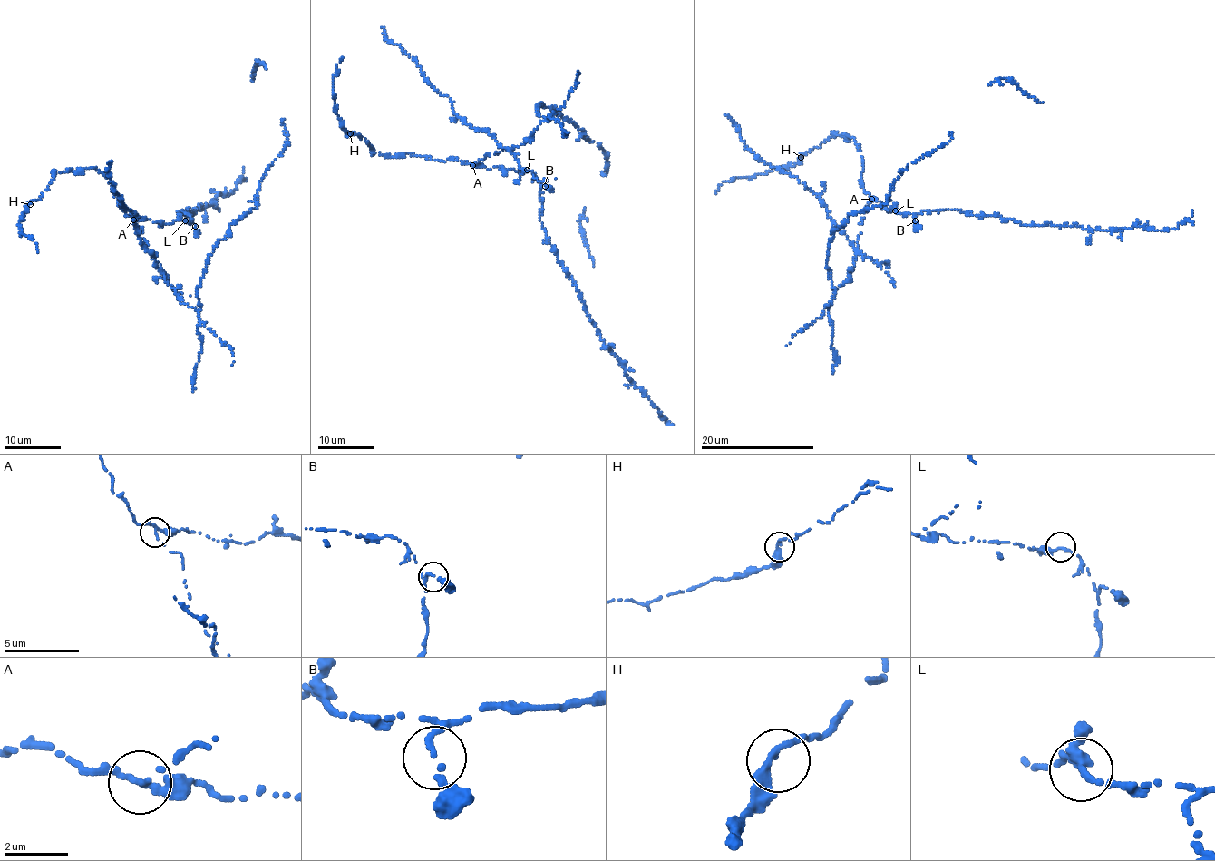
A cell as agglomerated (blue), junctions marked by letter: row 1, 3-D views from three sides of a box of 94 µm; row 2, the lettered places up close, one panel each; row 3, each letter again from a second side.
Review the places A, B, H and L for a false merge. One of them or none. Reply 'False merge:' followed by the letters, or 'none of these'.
False merge: A

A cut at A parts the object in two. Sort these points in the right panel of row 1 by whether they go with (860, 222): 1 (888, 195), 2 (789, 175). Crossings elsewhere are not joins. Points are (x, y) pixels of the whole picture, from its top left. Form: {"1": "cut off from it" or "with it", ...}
{"1": "with it", "2": "with it"}

